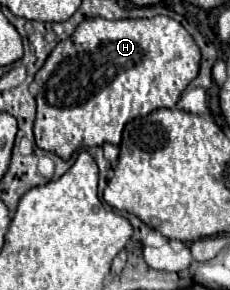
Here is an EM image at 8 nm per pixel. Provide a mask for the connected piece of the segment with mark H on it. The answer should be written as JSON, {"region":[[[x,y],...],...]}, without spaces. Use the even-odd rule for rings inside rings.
{"region":[[[93,16],[93,18],[85,18],[75,32],[59,42],[53,52],[49,54],[47,62],[43,64],[43,68],[35,74],[37,86],[39,86],[39,94],[37,94],[37,118],[35,118],[35,142],[41,150],[45,152],[53,152],[57,154],[61,160],[69,160],[73,156],[73,150],[81,150],[81,148],[91,148],[91,146],[101,146],[105,142],[109,144],[119,144],[122,139],[122,133],[125,124],[137,116],[147,116],[149,112],[157,110],[157,108],[173,108],[181,96],[181,92],[187,88],[187,84],[197,76],[199,72],[199,62],[201,62],[201,52],[199,46],[195,44],[195,40],[191,38],[191,34],[173,18],[169,16],[153,16],[153,18],[135,18],[135,20],[105,20],[101,16]]]}

